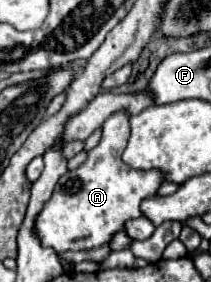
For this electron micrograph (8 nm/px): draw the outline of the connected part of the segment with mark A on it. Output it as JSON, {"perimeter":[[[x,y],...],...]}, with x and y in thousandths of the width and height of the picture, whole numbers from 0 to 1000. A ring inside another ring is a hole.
{"perimeter":[[[555,394],[488,436],[479,507],[412,543],[412,571],[346,606],[318,606],[194,755],[166,770],[166,833],[204,876],[289,890],[450,883],[573,819],[592,777],[668,770],[668,713],[725,699],[763,656],[763,606],[630,606],[573,571],[573,543],[611,493],[611,401]]]}

